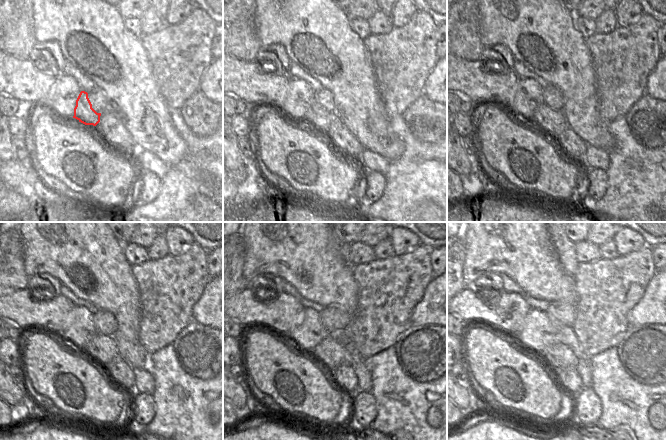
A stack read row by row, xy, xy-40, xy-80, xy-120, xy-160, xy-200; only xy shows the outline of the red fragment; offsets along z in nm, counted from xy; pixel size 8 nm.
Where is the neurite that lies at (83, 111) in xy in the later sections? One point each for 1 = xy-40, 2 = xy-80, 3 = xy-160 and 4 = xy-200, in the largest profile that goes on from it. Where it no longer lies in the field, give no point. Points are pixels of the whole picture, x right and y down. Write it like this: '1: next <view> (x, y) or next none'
1: next xy-40 (318, 117)
2: next xy-80 (552, 122)
3: next xy-160 (330, 353)
4: next xy-200 (558, 356)

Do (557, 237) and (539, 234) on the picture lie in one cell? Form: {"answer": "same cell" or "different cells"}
{"answer": "different cells"}

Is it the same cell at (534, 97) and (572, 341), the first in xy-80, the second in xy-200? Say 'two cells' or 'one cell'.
one cell

